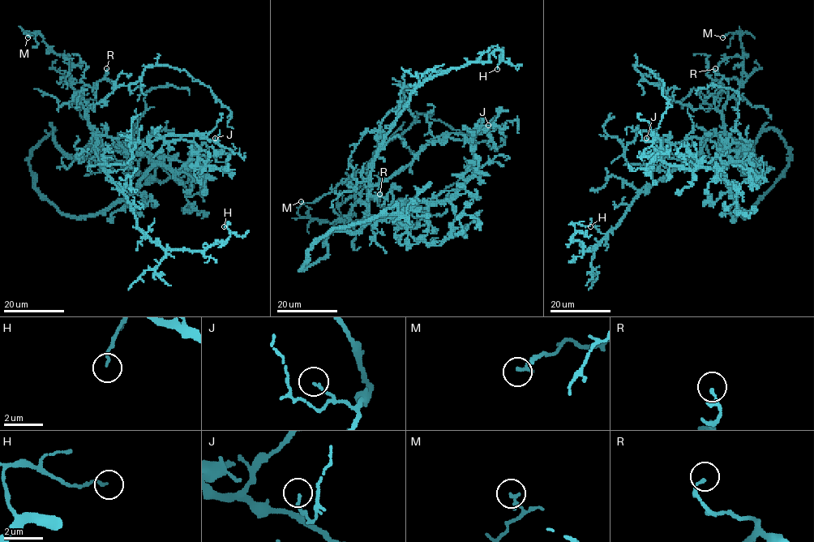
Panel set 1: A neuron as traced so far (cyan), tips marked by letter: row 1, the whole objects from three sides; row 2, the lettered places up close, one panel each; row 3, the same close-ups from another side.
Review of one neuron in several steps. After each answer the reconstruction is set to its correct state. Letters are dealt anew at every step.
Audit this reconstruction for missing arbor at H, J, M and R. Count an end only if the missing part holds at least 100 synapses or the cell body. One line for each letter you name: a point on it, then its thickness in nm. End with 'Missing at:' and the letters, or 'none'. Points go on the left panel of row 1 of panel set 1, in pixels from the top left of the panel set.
Missing at: none

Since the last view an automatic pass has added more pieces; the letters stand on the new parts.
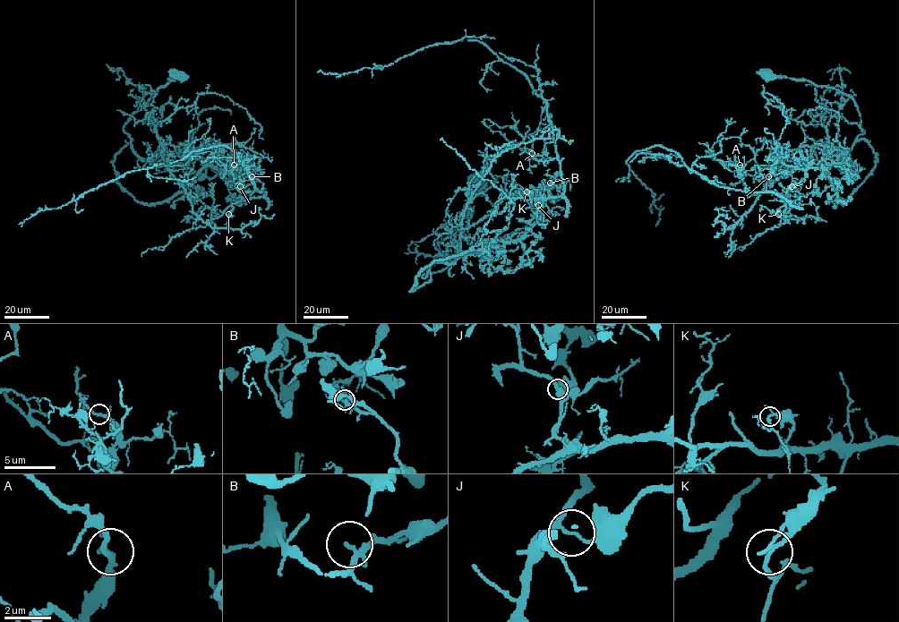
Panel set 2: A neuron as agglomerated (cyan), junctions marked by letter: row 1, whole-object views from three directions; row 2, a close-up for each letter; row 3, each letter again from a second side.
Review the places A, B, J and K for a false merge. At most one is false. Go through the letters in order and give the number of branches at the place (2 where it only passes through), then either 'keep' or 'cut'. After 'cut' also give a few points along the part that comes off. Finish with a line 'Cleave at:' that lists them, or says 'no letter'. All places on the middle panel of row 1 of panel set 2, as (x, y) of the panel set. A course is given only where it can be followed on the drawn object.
A: branches 3; keep
B: branches 3; keep
J: branches 3; cut; course (539, 205), (539, 199), (563, 191), (548, 104), (524, 75), (479, 41), (429, 46), (374, 68), (317, 72)
K: branches 3; keep
Cleave at: J

